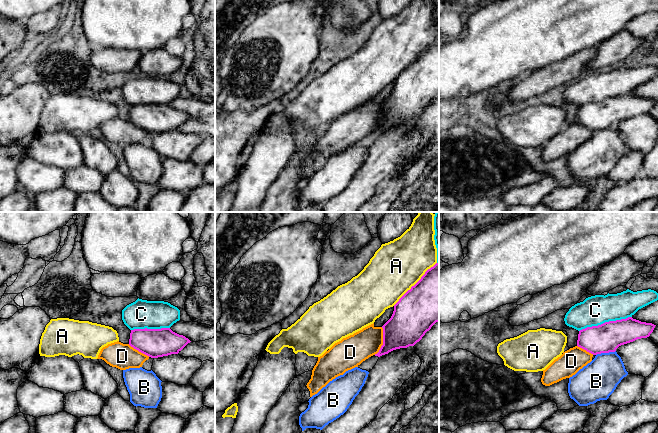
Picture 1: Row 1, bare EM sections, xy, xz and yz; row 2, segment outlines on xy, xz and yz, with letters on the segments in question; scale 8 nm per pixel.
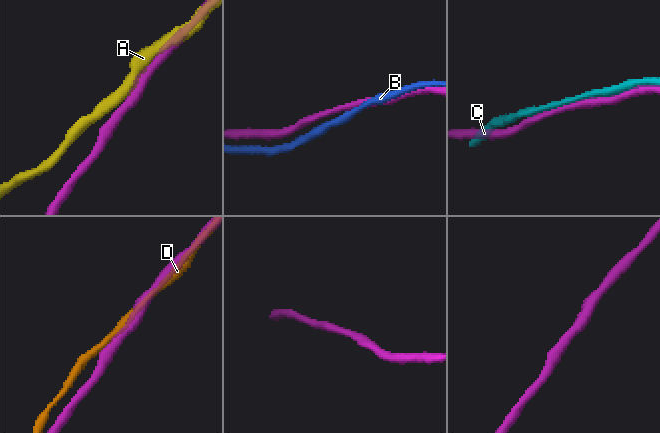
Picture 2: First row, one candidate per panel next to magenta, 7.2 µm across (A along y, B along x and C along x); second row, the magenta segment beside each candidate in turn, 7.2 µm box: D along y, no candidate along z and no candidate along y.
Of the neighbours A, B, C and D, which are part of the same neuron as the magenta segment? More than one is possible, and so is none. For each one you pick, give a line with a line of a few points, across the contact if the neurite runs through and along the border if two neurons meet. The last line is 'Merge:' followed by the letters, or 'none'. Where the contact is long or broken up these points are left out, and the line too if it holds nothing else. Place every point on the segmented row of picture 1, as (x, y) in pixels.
Merge: none

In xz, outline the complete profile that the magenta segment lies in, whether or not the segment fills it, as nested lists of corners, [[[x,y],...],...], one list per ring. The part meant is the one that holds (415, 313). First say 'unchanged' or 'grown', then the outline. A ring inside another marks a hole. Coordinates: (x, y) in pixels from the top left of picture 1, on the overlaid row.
unchanged; [[[439,263],[428,269],[394,305],[391,318],[382,326],[383,345],[375,356],[414,346],[439,322]]]

